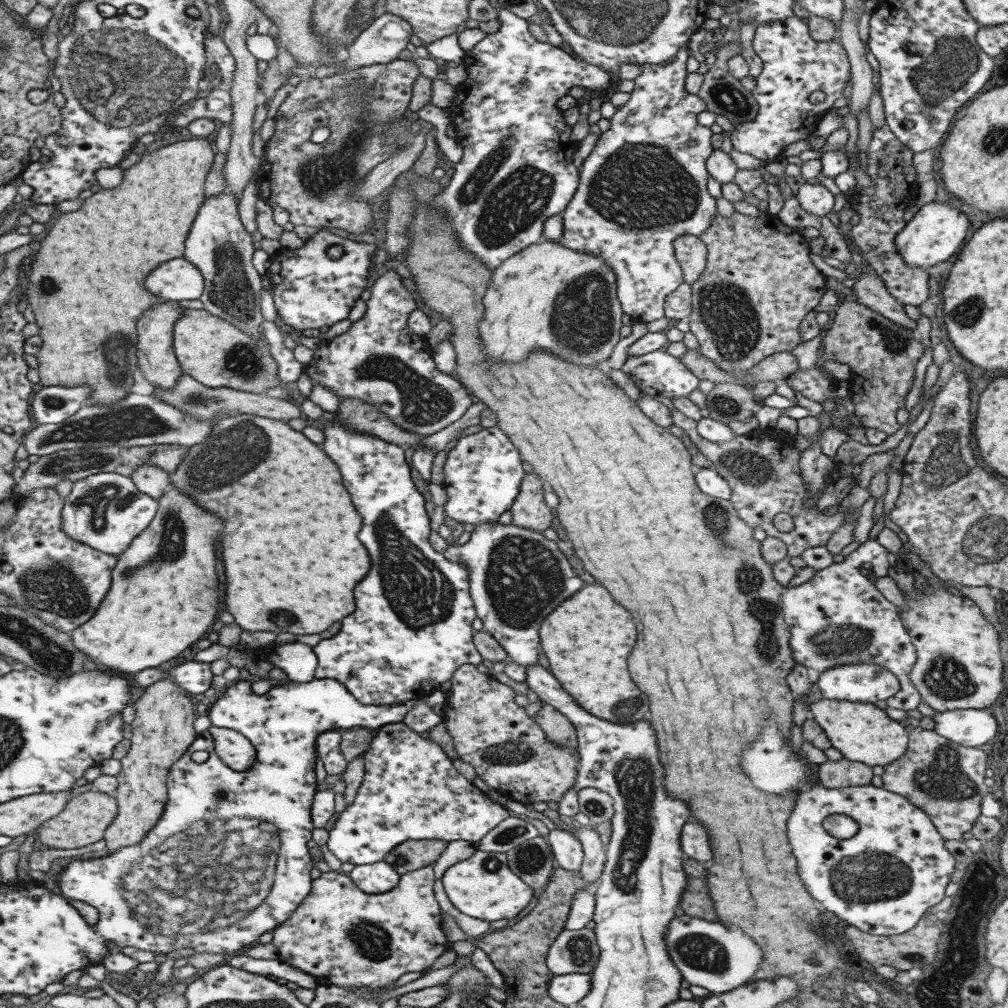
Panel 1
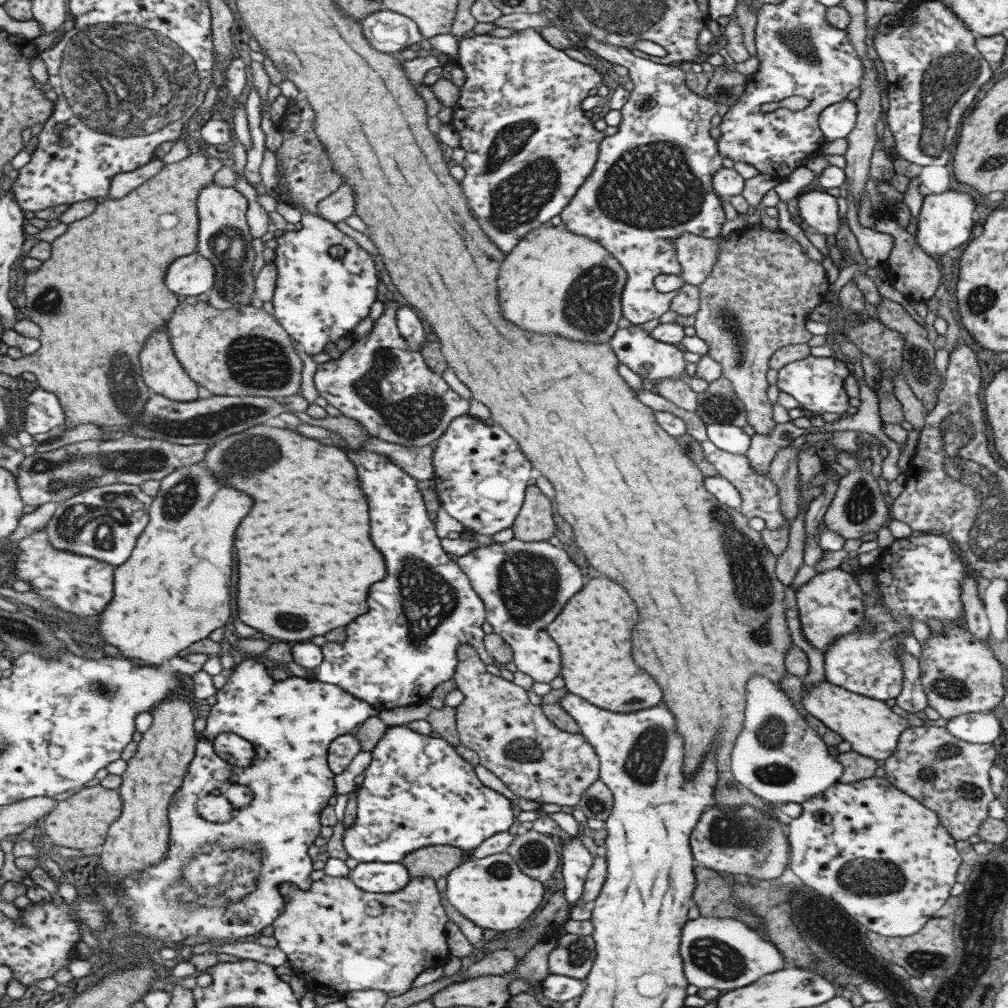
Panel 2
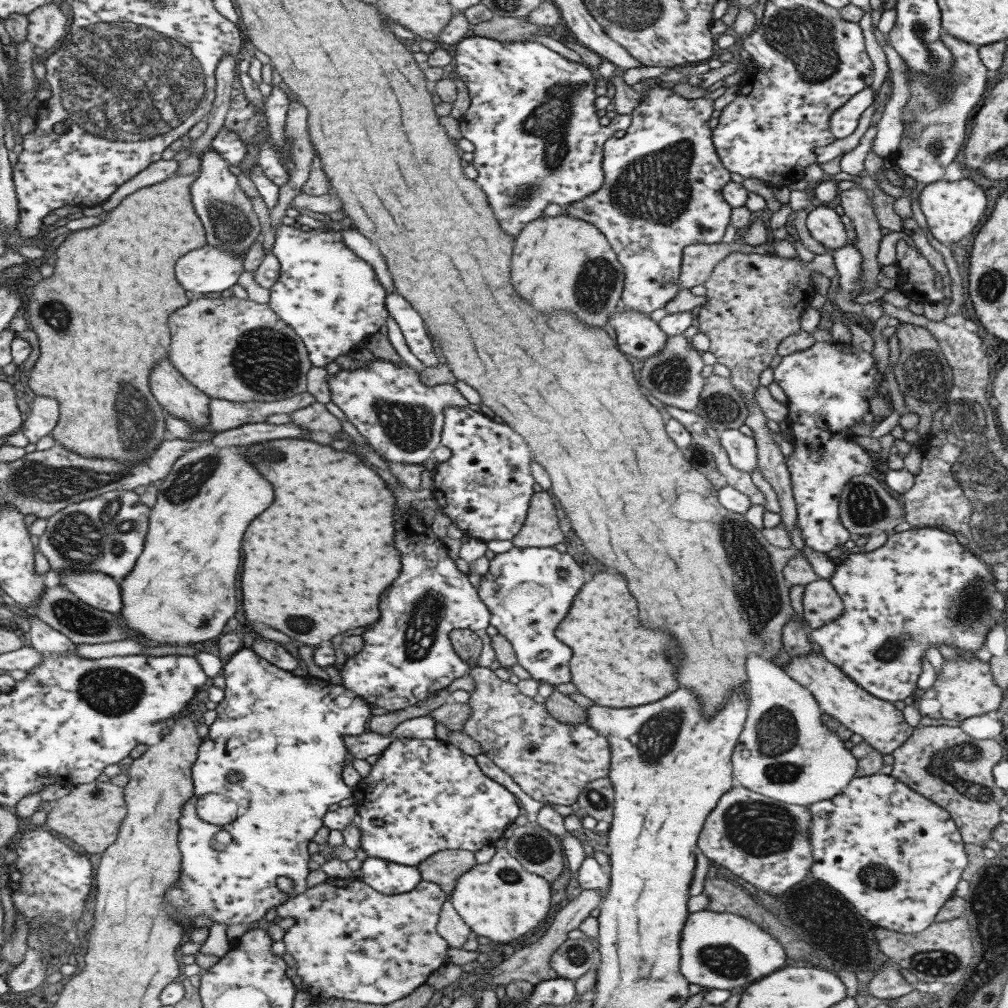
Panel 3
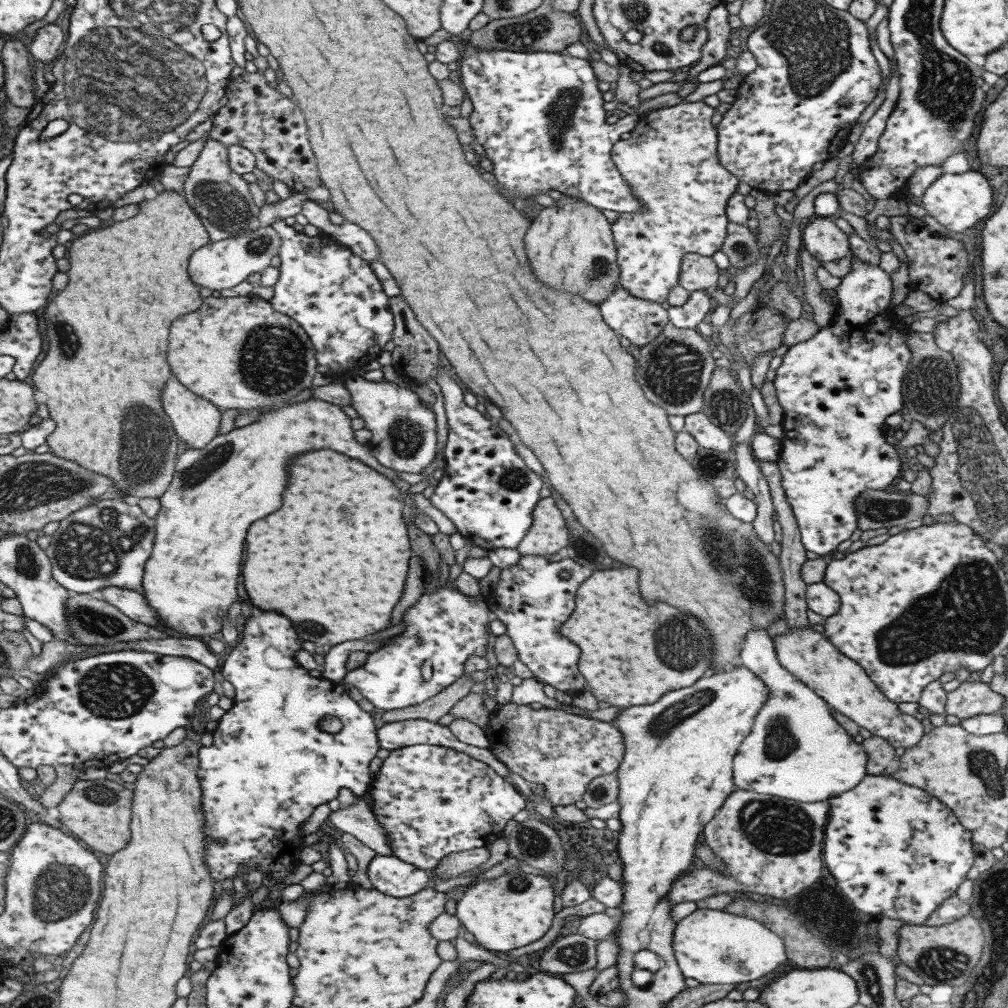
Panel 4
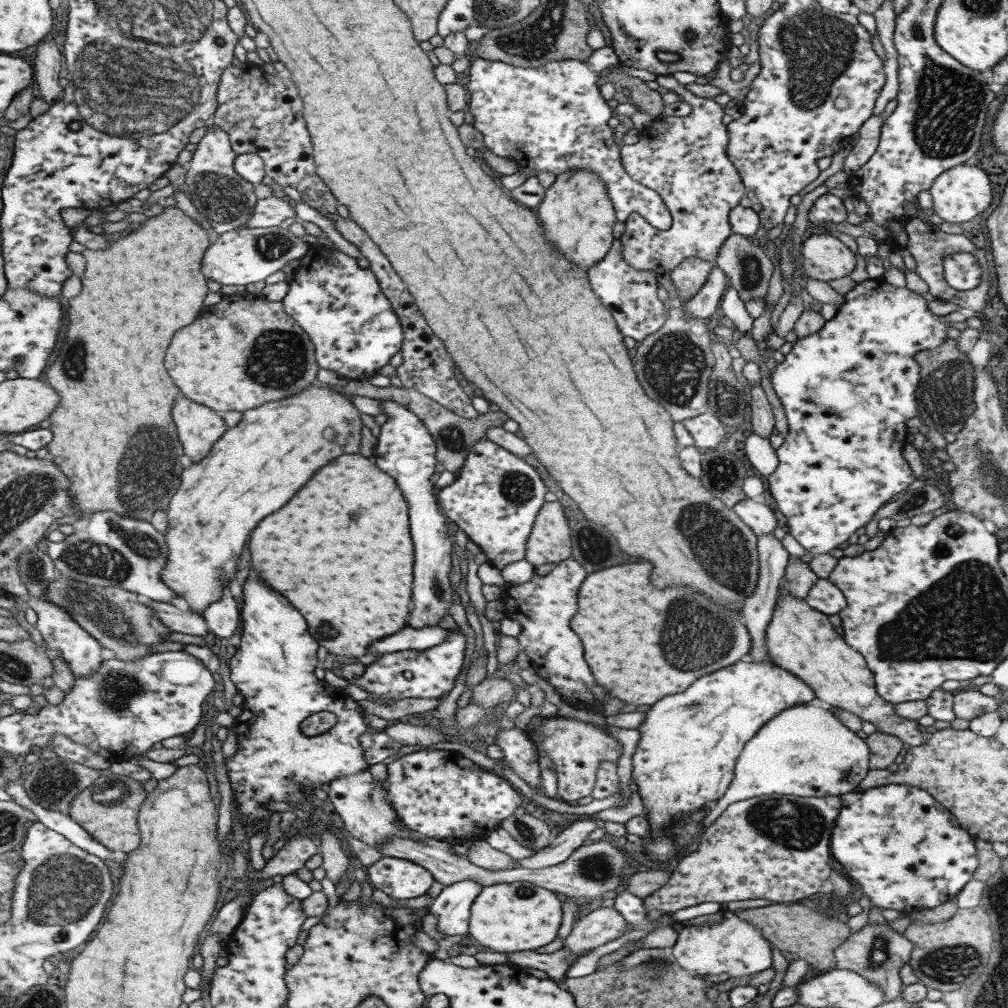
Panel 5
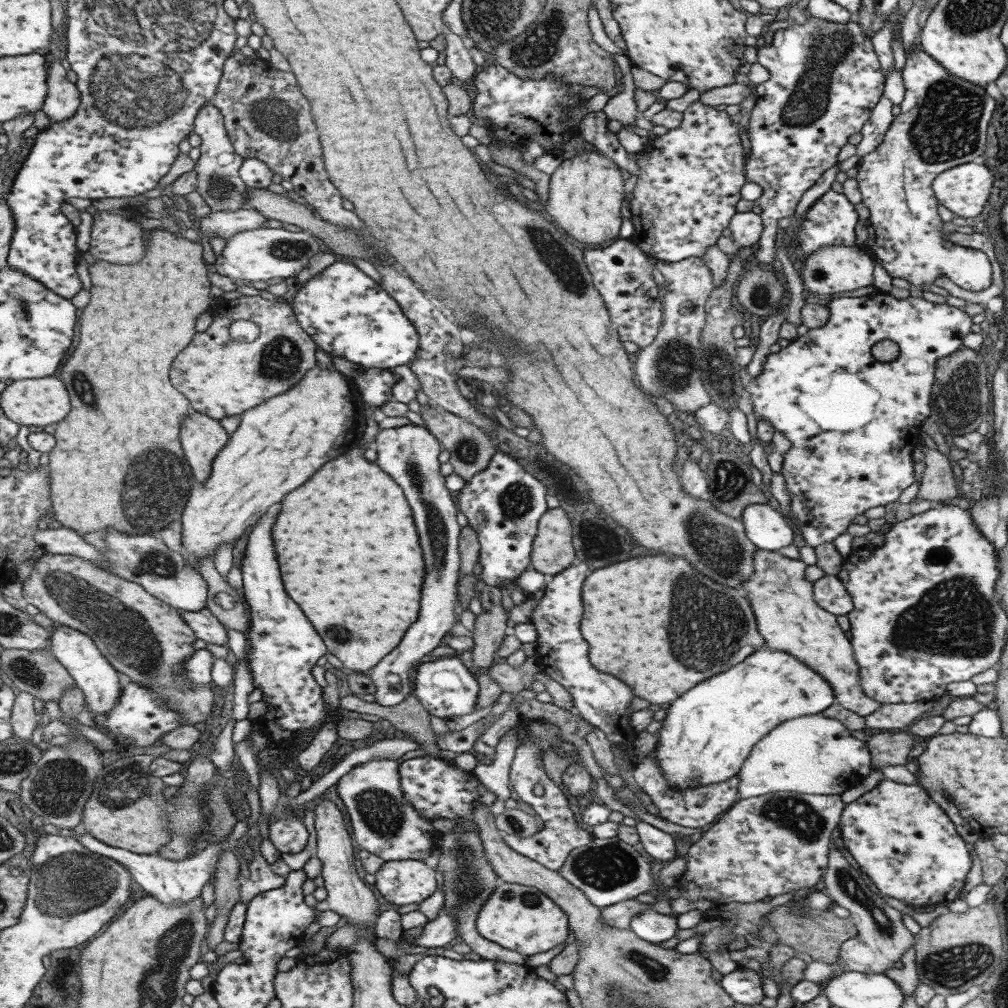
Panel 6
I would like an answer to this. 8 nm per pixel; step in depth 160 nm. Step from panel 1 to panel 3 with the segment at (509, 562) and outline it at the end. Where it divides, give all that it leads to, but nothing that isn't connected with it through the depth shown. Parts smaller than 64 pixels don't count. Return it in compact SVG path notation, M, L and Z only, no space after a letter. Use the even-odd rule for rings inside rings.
M511 547L507 552L495 553L488 561L485 574L479 578L476 593L490 612L489 625L497 630L497 635L503 636L512 647L516 664L529 673L532 680L543 681L551 686L571 682L569 664L571 650L555 640L555 624L567 614L567 608L583 584L583 570L577 566L569 554L558 552L553 547L547 548L517 548ZM565 570L567 578L561 578L559 572Z

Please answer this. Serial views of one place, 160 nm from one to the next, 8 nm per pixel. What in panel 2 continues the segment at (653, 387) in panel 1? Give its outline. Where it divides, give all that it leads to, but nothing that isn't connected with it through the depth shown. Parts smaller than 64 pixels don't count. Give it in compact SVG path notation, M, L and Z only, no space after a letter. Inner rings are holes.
M635 324L617 329L607 343L618 362L627 366L631 372L634 372L643 380L659 382L664 378L680 378L686 373L687 378L689 377L688 371L690 371L690 368L686 360L683 359L682 352L675 347L675 344L655 340L649 332L639 329Z

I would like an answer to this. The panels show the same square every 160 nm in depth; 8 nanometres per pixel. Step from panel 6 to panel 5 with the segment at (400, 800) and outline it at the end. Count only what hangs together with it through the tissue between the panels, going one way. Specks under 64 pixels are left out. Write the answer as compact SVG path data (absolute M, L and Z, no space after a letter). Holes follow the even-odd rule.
M363 769L361 773L351 774L343 778L336 778L328 783L328 798L340 816L347 834L353 838L375 847L379 843L384 843L389 837L401 837L407 839L407 834L413 831L410 828L403 828L403 831L397 831L398 816L394 808L390 805L390 800L386 798L387 793L381 783L377 783L371 777L368 769Z

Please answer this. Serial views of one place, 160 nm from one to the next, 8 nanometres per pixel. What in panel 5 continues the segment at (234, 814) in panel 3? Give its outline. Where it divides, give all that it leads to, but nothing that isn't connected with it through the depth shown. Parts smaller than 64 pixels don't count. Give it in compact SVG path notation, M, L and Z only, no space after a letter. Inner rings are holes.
M249 576L247 582L243 584L242 596L241 601L238 601L241 616L241 642L239 642L239 648L236 650L234 656L231 656L231 660L228 664L228 672L231 683L233 683L237 692L243 696L243 702L240 704L240 714L234 718L235 721L230 726L231 732L235 735L237 751L231 758L224 758L223 762L225 763L225 770L227 771L227 780L232 790L232 802L235 804L235 811L244 828L247 828L248 825L258 824L258 822L267 822L269 820L272 810L263 807L265 802L271 802L271 800L273 800L273 802L285 802L295 806L297 802L303 804L302 800L306 800L306 797L311 793L311 789L319 788L322 784L328 784L336 778L361 773L363 769L368 769L369 766L365 763L362 747L359 745L359 741L357 741L359 735L363 734L368 727L363 721L363 710L345 694L343 689L333 689L327 685L324 680L317 680L313 675L315 667L319 666L315 652L315 650L317 650L317 642L309 636L307 624L305 624L305 620L301 618L301 614L299 614L293 606L289 606L289 602L287 602L283 596L279 596L277 592L273 592L271 588L267 588L267 586L265 586L259 578L255 578L255 576ZM319 710L333 712L337 722L331 727L331 730L327 730L327 733L321 733L317 736L305 736L301 730L299 730L299 724L301 724L307 716L311 716L311 714L315 714L315 712L319 712Z

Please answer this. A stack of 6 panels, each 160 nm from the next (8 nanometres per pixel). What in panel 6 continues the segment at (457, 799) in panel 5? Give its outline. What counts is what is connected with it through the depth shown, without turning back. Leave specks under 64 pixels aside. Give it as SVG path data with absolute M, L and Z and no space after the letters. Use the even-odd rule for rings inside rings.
M427 755L403 760L399 764L398 775L402 795L425 820L429 821L434 818L451 819L471 815L476 800L485 806L491 806L497 798L497 795L484 787L472 772L465 772L457 766L449 766L443 760Z

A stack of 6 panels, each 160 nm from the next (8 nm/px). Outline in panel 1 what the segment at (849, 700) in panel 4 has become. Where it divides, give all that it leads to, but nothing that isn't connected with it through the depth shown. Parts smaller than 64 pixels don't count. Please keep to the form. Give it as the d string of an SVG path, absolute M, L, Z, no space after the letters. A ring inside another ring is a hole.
M821 697L809 706L812 719L821 727L824 735L829 739L830 746L841 753L847 761L862 763L867 766L882 766L897 760L905 753L908 743L908 730L899 721L889 719L883 709L875 707L872 703L855 703L848 700L829 700Z

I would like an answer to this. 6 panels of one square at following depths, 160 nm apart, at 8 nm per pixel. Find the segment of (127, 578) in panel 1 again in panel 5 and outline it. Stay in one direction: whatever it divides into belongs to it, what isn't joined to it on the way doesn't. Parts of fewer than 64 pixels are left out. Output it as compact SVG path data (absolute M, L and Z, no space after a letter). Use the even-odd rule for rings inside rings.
M310 384L293 396L244 411L240 421L226 429L205 458L184 466L182 485L171 498L167 510L169 528L165 535L170 545L170 559L162 568L162 580L187 602L188 610L203 617L202 610L221 598L229 582L225 578L233 578L235 574L233 562L249 536L247 532L251 532L261 518L281 508L311 474L331 458L359 452L361 426L360 414L350 399L327 387Z

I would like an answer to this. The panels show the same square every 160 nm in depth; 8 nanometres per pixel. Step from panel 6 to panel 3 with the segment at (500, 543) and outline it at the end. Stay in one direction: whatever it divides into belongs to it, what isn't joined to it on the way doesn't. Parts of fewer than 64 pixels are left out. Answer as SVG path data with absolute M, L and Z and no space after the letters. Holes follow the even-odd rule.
M395 289L384 298L386 311L400 328L406 347L425 367L439 364L431 349L432 341L427 337L425 325L416 310ZM448 406L443 410L440 443L450 450L447 460L438 462L432 472L432 498L450 522L466 537L482 541L511 540L521 528L533 492L534 478L530 473L531 454L522 436L506 424L497 423L468 407Z

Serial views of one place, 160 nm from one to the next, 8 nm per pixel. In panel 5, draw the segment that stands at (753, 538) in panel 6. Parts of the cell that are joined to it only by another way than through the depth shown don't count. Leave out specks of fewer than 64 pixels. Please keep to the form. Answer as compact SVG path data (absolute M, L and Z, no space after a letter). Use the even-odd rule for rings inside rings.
M743 499L732 506L732 511L743 524L746 524L753 534L769 534L776 525L773 512L762 502L761 499Z

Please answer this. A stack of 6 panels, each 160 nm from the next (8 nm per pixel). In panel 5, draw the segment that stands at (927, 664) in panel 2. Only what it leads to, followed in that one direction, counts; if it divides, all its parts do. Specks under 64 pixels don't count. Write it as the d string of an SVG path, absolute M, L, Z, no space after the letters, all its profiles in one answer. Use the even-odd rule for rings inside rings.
M969 687L953 693L952 711L955 717L969 721L985 712L995 711L999 702L1000 699L985 696L977 688Z

